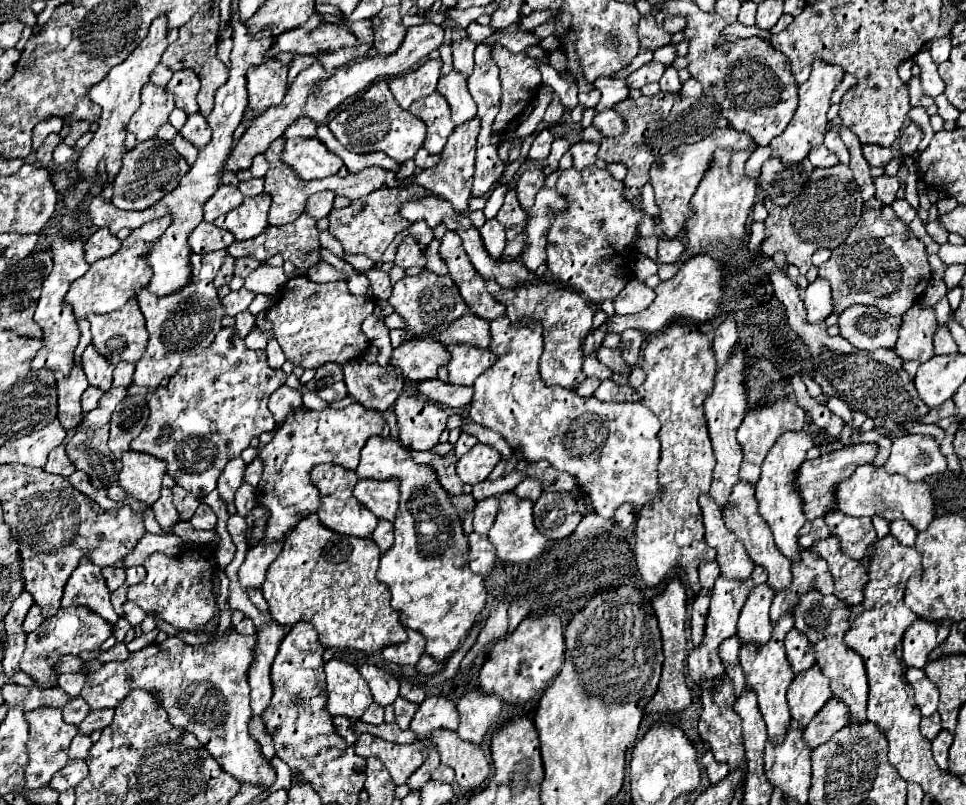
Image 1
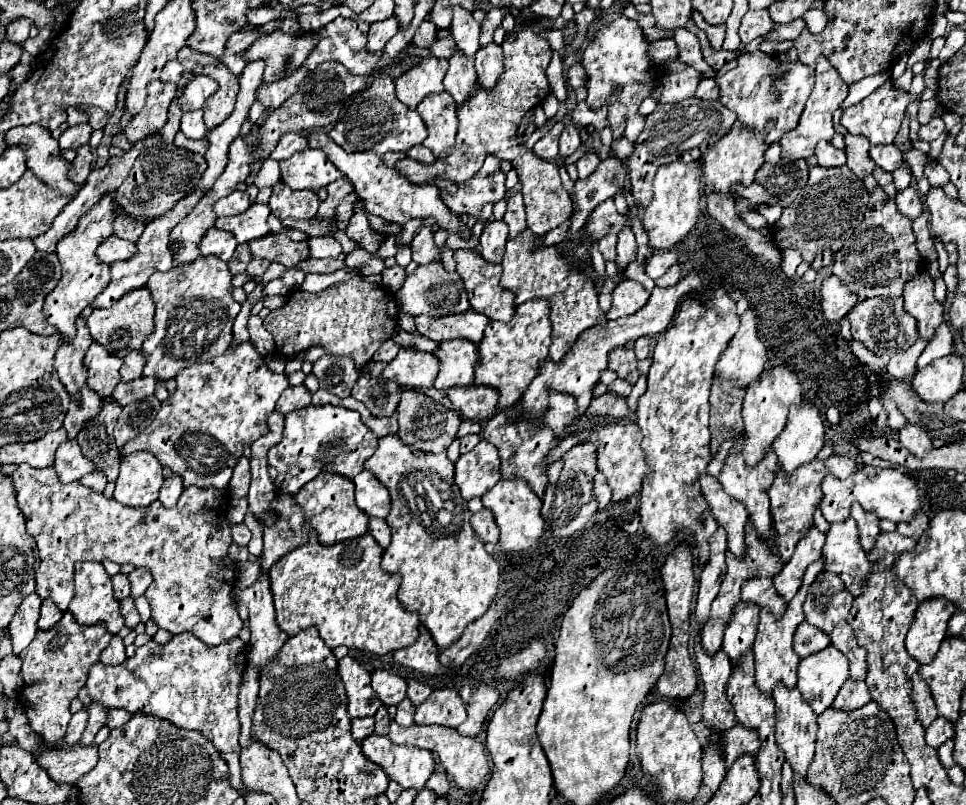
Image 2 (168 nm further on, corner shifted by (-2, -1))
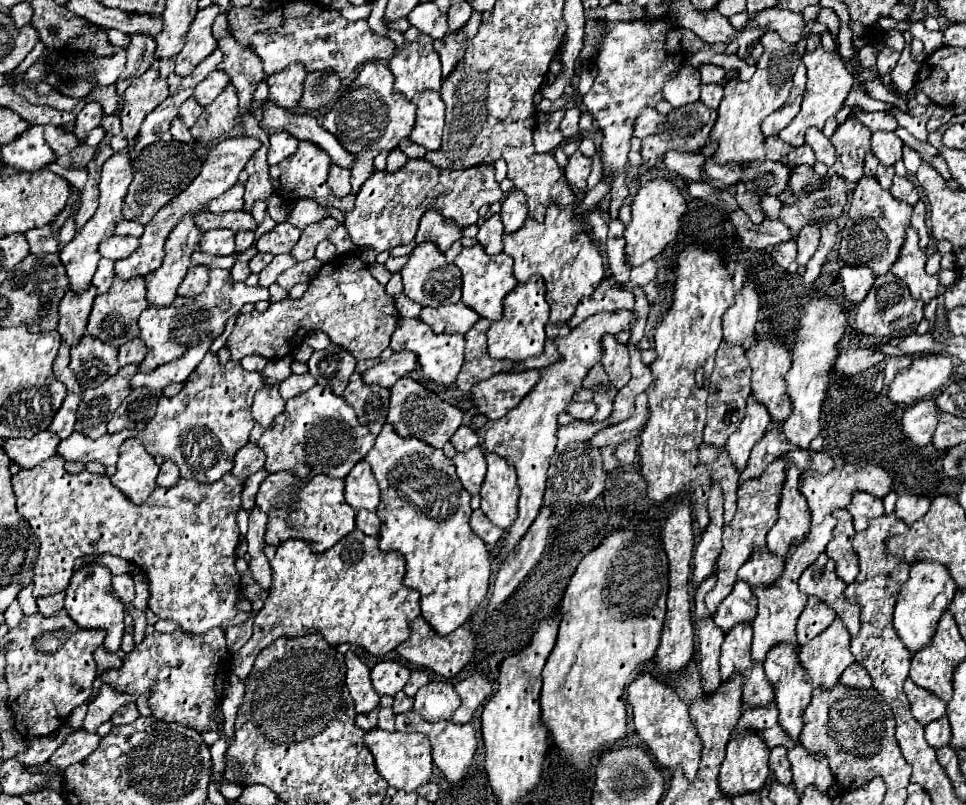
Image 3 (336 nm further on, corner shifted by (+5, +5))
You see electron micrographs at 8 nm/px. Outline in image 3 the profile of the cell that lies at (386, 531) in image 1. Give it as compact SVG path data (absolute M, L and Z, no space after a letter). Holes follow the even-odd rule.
M359 510L357 512L357 528L369 536L379 536L379 518L375 512L369 510Z

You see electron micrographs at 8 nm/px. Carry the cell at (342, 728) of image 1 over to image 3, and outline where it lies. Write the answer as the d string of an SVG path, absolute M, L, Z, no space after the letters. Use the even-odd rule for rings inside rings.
M375 708L375 710L367 712L367 714L359 714L359 716L355 718L357 726L363 728L363 730L367 730L367 732L373 730L373 728L377 728L377 712L379 712L379 708Z

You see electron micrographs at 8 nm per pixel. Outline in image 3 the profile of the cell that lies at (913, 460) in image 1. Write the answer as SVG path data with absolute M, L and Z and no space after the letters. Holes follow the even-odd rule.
M923 398L909 406L903 416L903 430L907 438L917 446L927 446L939 422L939 408L933 398Z

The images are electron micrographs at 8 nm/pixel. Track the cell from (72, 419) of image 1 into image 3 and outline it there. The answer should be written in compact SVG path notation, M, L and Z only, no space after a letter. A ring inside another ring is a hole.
M93 284L79 296L75 296L75 292L71 292L71 290L67 290L67 294L63 296L63 300L59 304L57 332L69 346L75 346L79 342L79 338L83 336L95 296L97 296L97 290Z

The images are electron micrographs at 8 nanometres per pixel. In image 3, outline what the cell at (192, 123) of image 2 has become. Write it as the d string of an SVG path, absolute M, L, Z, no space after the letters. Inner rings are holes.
M189 98L189 100L185 100L183 102L183 106L179 108L179 116L183 118L183 122L185 122L185 126L187 128L191 128L193 124L195 124L195 120L201 116L201 112L203 112L205 108L203 106L199 106L199 102L195 100L195 98Z

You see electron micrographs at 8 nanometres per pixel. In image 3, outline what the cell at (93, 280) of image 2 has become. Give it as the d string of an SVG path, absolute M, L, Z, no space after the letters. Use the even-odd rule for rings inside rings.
M137 138L121 152L115 152L105 164L103 164L103 172L101 172L101 182L99 182L99 190L101 190L101 198L99 198L99 208L95 212L95 216L85 224L83 230L79 230L75 234L75 238L59 252L59 258L67 270L67 276L69 276L69 282L71 282L71 290L73 292L83 292L89 284L91 284L91 278L97 270L97 264L99 264L99 244L105 240L105 238L111 238L115 234L115 226L123 220L123 212L121 212L121 206L123 206L123 198L127 196L127 188L133 180L133 164L131 164L131 158L129 158L129 152L133 150L133 146L137 144Z

